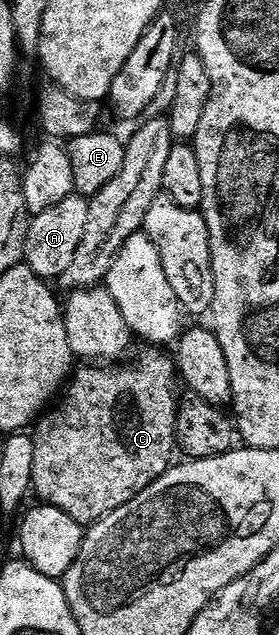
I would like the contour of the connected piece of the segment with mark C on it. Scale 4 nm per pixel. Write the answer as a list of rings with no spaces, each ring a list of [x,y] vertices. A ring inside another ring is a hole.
[[[147,351],[151,352],[145,353],[136,364],[124,363],[122,366],[83,366],[81,370],[79,368],[78,371],[70,377],[69,383],[62,393],[61,399],[63,398],[63,401],[57,406],[55,404],[54,407],[34,425],[33,439],[35,445],[33,446],[33,482],[31,483],[34,495],[36,497],[39,495],[40,497],[38,499],[42,501],[42,503],[52,504],[54,508],[65,510],[65,514],[69,514],[69,518],[73,518],[81,525],[90,526],[96,524],[98,520],[105,518],[113,510],[125,506],[125,502],[137,498],[137,494],[141,494],[141,490],[145,490],[145,486],[149,486],[157,478],[161,478],[161,474],[165,474],[167,469],[172,467],[173,459],[171,460],[171,451],[174,453],[177,448],[175,423],[177,422],[177,414],[179,413],[177,392],[175,396],[174,388],[175,380],[177,384],[175,361],[168,353],[167,356],[163,353],[166,351]]]

